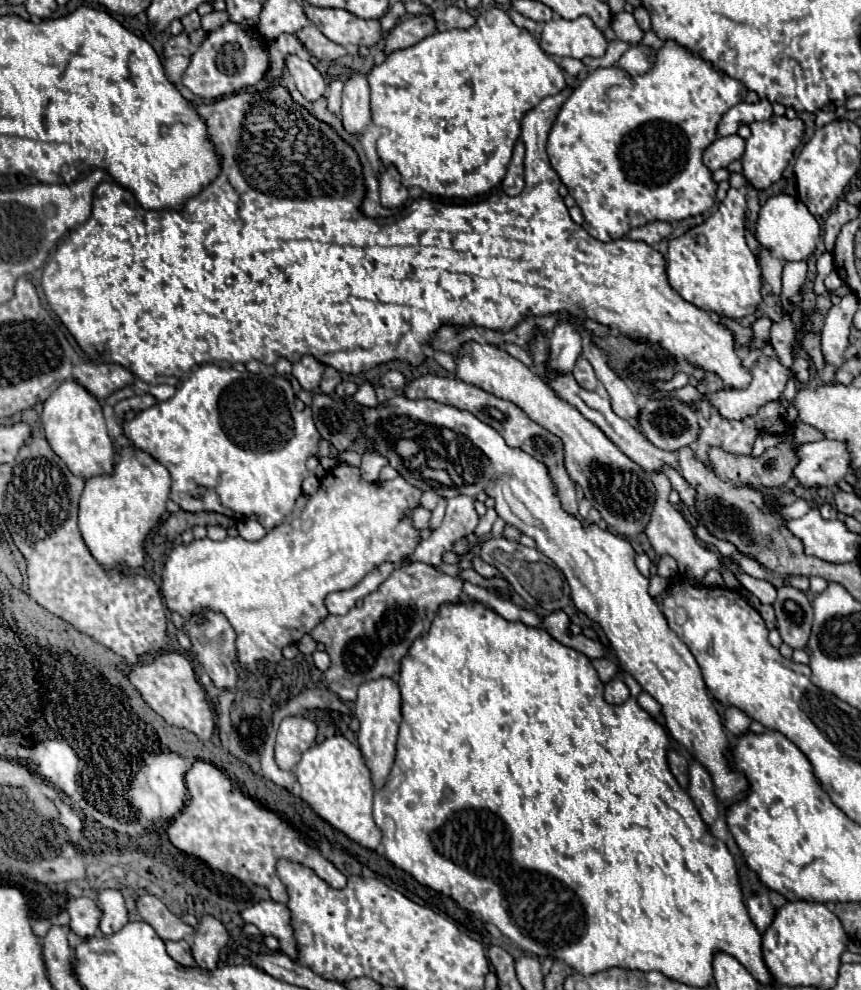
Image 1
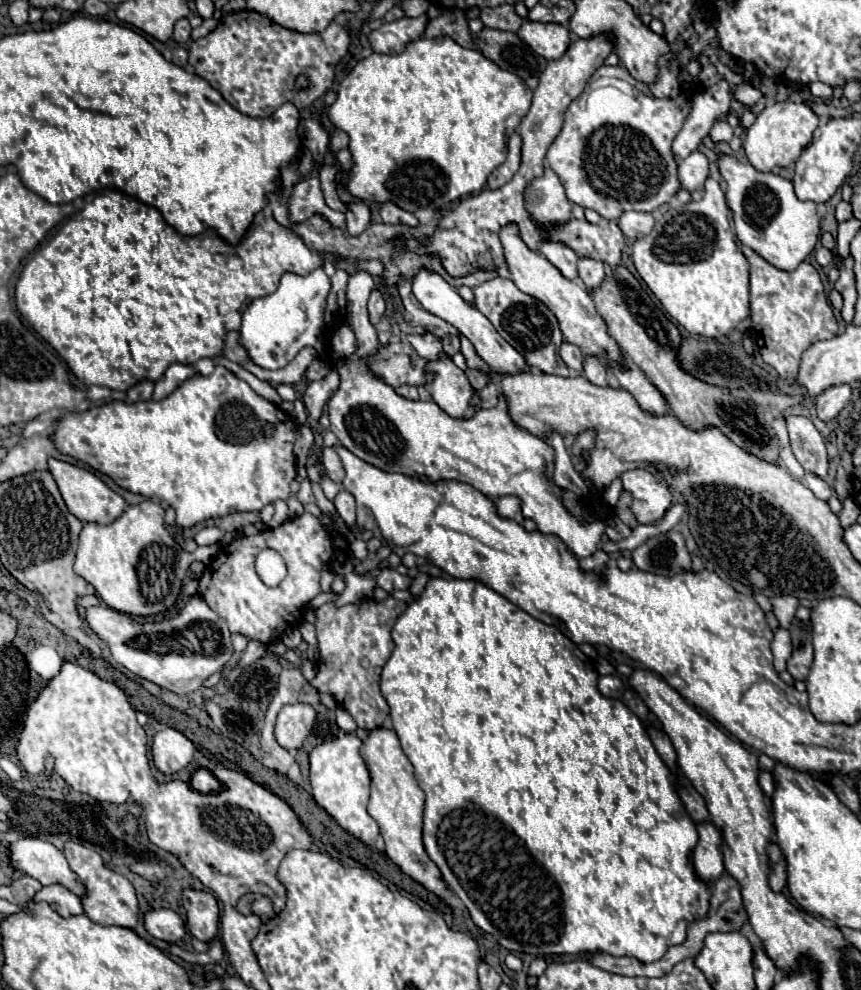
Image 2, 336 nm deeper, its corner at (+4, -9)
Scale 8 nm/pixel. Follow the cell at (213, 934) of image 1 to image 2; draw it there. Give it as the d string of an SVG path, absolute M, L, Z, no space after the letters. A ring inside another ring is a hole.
M185 889L181 903L187 911L187 925L191 935L201 941L213 939L219 925L219 907L215 895L209 891Z

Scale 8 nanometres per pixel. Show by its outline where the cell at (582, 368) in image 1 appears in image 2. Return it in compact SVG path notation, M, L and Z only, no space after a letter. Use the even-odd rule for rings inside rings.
M563 341L561 347L559 347L559 355L567 363L569 369L573 369L575 373L581 373L583 371L583 353L579 351L579 347L575 347L573 343Z

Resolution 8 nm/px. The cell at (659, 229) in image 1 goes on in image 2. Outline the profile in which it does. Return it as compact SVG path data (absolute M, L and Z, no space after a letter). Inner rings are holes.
M625 211L619 219L617 219L617 225L621 227L621 231L629 237L629 239L641 239L645 237L655 221L651 217L651 213L641 213L641 211Z

